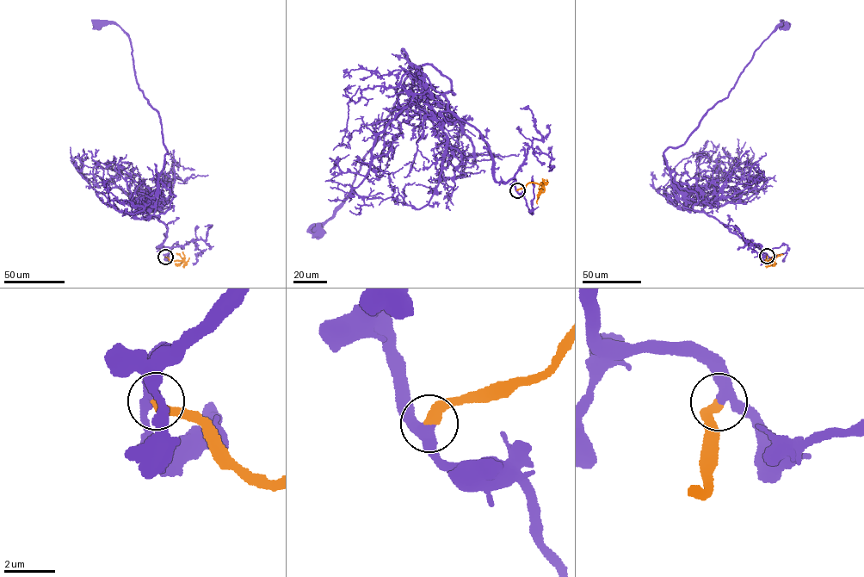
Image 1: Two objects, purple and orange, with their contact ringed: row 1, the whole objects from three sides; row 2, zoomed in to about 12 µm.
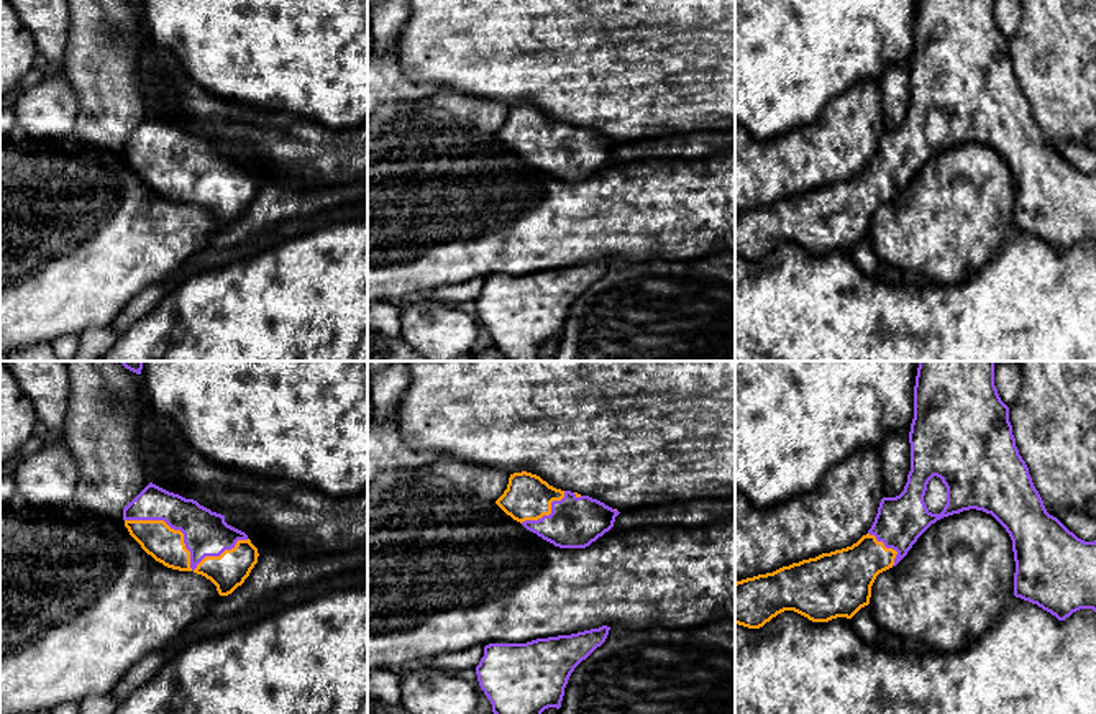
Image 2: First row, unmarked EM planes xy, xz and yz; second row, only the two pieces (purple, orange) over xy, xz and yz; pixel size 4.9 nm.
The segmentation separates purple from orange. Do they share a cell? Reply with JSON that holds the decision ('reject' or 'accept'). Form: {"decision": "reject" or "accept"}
{"decision": "accept"}

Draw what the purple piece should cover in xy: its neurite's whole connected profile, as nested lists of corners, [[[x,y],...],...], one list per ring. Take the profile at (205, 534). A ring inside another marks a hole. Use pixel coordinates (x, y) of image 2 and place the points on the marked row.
[[[153,483],[125,506],[123,520],[130,535],[156,561],[205,576],[217,586],[220,596],[228,596],[241,586],[258,563],[258,548],[244,532],[228,525],[225,515]]]

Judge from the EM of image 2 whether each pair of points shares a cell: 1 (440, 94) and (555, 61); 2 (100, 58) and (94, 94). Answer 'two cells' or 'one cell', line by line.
1: two cells
2: one cell

